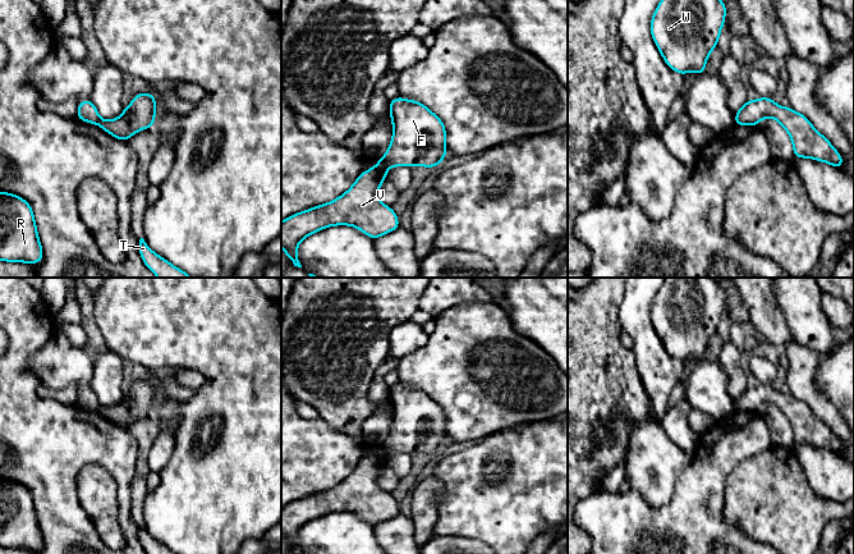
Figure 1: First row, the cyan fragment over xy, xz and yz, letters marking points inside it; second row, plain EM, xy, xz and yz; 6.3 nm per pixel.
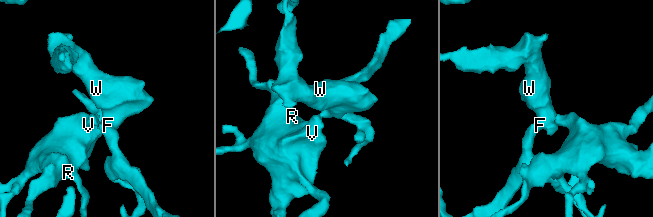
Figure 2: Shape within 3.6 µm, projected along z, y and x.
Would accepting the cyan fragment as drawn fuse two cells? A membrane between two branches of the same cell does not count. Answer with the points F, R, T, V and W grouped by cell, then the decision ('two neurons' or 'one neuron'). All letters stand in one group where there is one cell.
groups F T W / R V; two neurons

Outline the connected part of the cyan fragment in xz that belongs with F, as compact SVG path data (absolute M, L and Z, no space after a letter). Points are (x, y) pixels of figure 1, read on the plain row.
M395 384L390 388L390 404L392 406L392 425L382 448L390 453L421 452L435 454L446 443L445 423L446 417L442 407L428 394L414 386Z

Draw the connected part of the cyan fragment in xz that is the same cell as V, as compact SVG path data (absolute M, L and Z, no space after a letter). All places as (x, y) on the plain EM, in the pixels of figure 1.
M380 445L376 453L364 457L343 482L286 504L281 509L281 534L294 553L302 554L298 531L323 514L352 512L373 527L399 516L398 502L377 484L386 462L387 453Z

